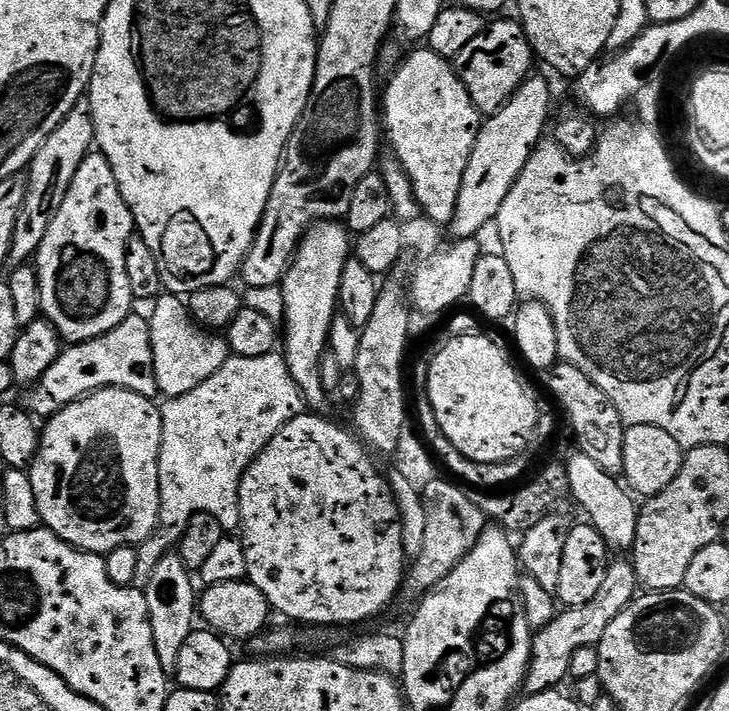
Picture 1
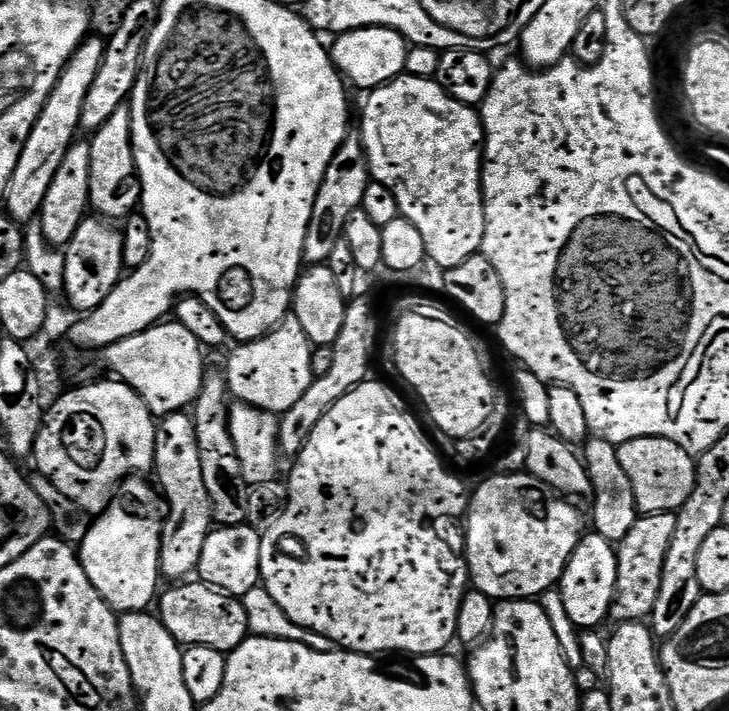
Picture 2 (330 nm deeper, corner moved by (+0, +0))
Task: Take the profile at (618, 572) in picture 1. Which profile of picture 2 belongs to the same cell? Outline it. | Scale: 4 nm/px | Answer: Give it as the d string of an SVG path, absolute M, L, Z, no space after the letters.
M671 512L641 515L634 530L622 538L616 548L618 582L612 599L611 619L616 622L640 622L651 617L654 602L658 602L658 588L662 586L662 572L670 542L676 530L676 516Z

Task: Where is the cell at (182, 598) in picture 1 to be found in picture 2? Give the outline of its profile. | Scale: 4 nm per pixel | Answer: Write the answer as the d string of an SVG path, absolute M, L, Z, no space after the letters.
M187 411L170 413L156 425L155 476L163 503L168 503L160 538L160 575L168 582L184 582L199 569L202 546L214 527L210 496L202 482L196 421Z

